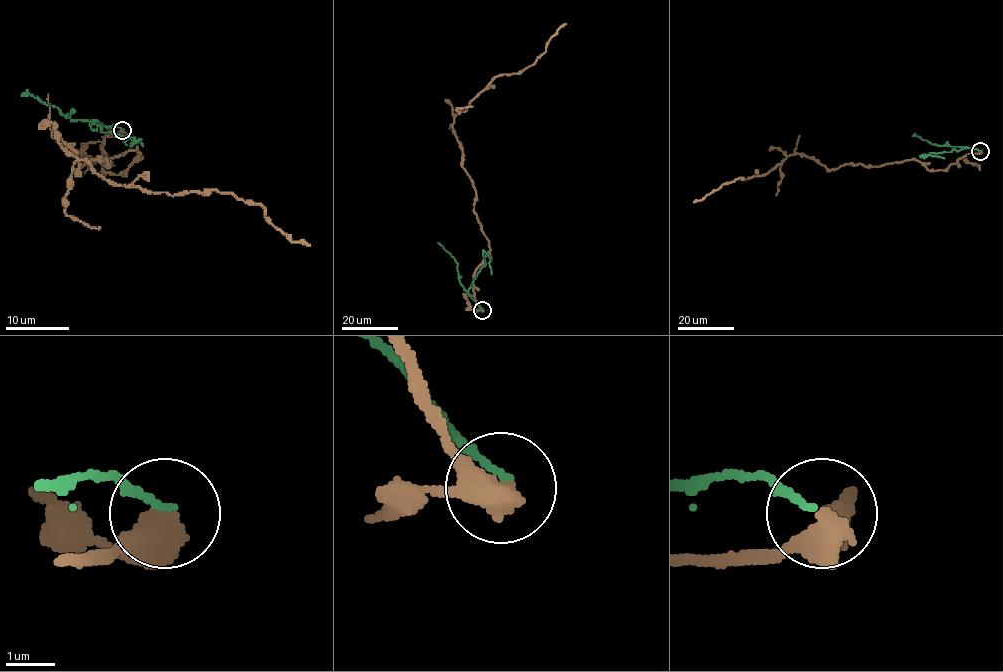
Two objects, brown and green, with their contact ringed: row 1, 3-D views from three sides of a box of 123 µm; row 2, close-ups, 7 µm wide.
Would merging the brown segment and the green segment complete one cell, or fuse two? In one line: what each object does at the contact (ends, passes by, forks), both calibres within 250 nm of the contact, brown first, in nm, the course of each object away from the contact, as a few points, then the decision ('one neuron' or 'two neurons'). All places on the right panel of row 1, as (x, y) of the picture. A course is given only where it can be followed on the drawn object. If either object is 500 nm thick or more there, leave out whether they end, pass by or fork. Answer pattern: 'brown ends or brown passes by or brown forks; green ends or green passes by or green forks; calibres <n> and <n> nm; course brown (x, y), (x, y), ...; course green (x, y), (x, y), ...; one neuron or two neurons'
brown passes by; green ends; calibres 440 and 140 nm; course brown (980, 151), (945, 169), (929, 171), (911, 159), (828, 169), (794, 154), (762, 176), (724, 183), (693, 202); course green (980, 150), (968, 148), (921, 155), (944, 158); two neurons

